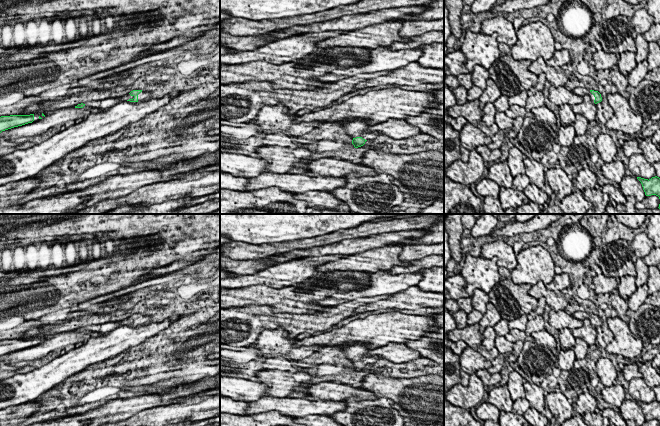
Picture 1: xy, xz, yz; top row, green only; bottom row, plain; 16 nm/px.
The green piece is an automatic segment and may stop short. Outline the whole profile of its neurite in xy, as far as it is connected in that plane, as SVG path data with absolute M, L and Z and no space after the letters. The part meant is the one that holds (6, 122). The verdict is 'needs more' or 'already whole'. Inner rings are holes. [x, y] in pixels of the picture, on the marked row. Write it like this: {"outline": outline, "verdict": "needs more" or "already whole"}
{"outline": "M34 114L30 115L10 115L0 117L0 133L2 131L22 126L34 121Z", "verdict": "already whole"}

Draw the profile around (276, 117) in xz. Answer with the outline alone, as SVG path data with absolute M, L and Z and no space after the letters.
M283 104L266 105L260 109L253 123L260 126L261 133L281 129L289 132L291 137L302 136L324 123L321 121L295 123L294 121L300 116L288 112L289 109Z

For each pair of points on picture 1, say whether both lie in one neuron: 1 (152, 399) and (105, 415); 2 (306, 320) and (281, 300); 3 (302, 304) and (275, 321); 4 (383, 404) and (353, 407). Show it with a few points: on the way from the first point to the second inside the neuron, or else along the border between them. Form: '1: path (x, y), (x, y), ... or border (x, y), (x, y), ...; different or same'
1: path (140, 403), (117, 410); same
2: border (298, 313), (314, 314); different
3: border (285, 311), (291, 313); different
4: path (376, 404), (371, 407), (360, 407); same

